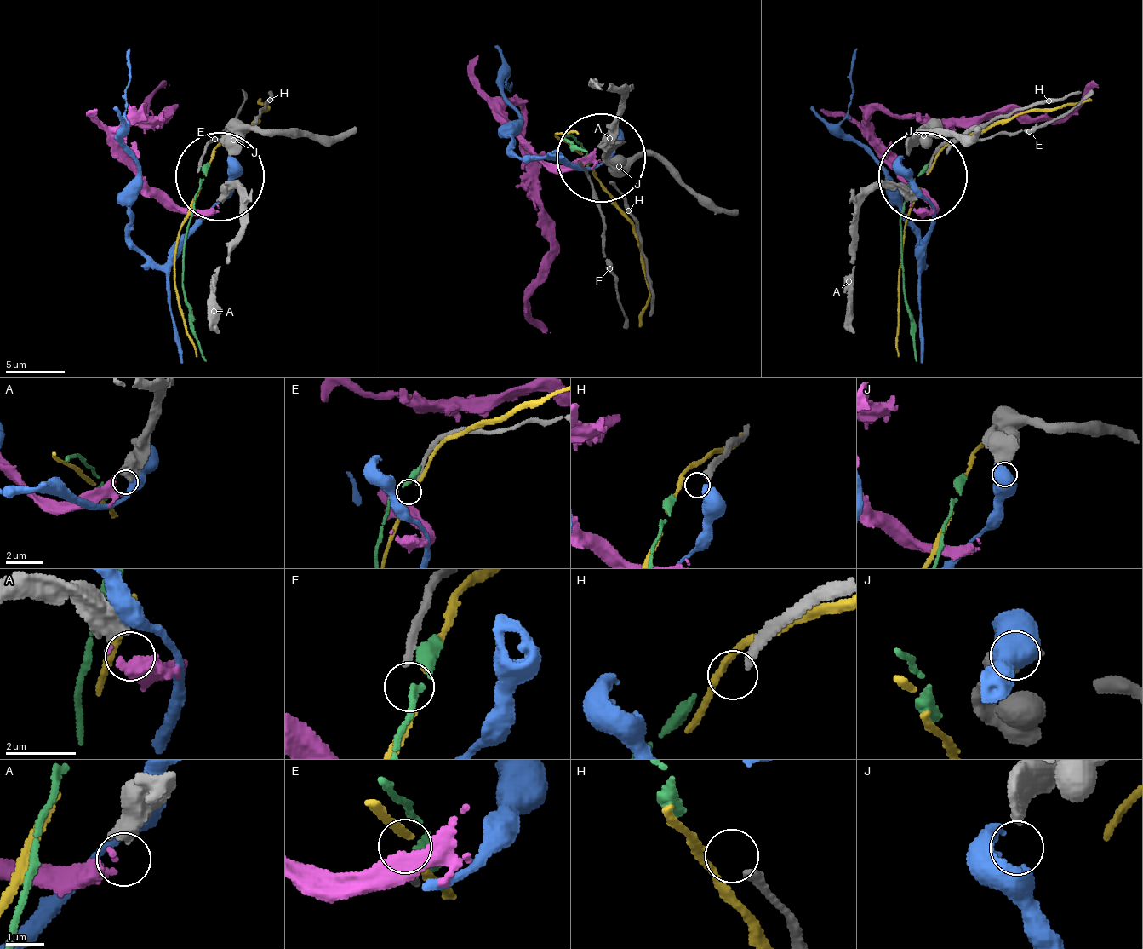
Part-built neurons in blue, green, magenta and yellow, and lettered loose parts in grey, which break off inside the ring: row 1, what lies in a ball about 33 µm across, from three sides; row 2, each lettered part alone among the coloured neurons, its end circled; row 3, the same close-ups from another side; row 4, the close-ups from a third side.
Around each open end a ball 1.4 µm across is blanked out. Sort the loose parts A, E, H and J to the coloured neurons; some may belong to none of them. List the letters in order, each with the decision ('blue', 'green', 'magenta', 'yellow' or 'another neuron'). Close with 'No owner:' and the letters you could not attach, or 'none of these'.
A: magenta
E: another neuron
H: another neuron
J: blue
No owner: E, H

